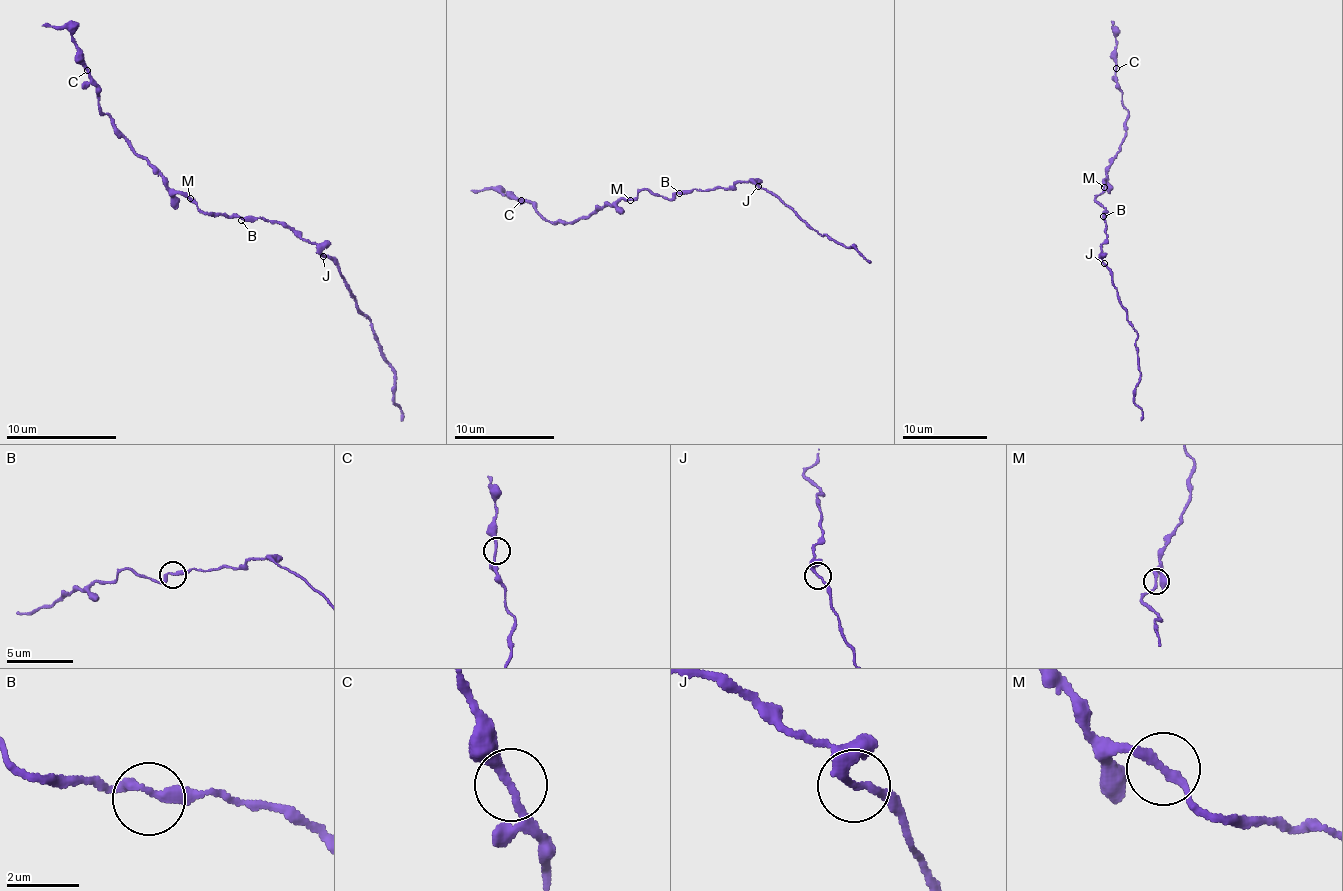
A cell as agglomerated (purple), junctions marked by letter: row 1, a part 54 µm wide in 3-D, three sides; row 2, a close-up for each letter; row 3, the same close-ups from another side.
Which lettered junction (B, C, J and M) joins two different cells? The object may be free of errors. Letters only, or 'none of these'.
none of these

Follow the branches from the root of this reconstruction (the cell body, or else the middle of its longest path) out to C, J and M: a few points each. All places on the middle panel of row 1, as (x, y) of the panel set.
C: (678, 193), (664, 198), (642, 190), (630, 200), (620, 199), (569, 223), (550, 223), (527, 199), (521, 200)
J: (678, 193), (728, 189), (744, 181), (757, 185)
M: (678, 193), (664, 198), (642, 190), (630, 200)

